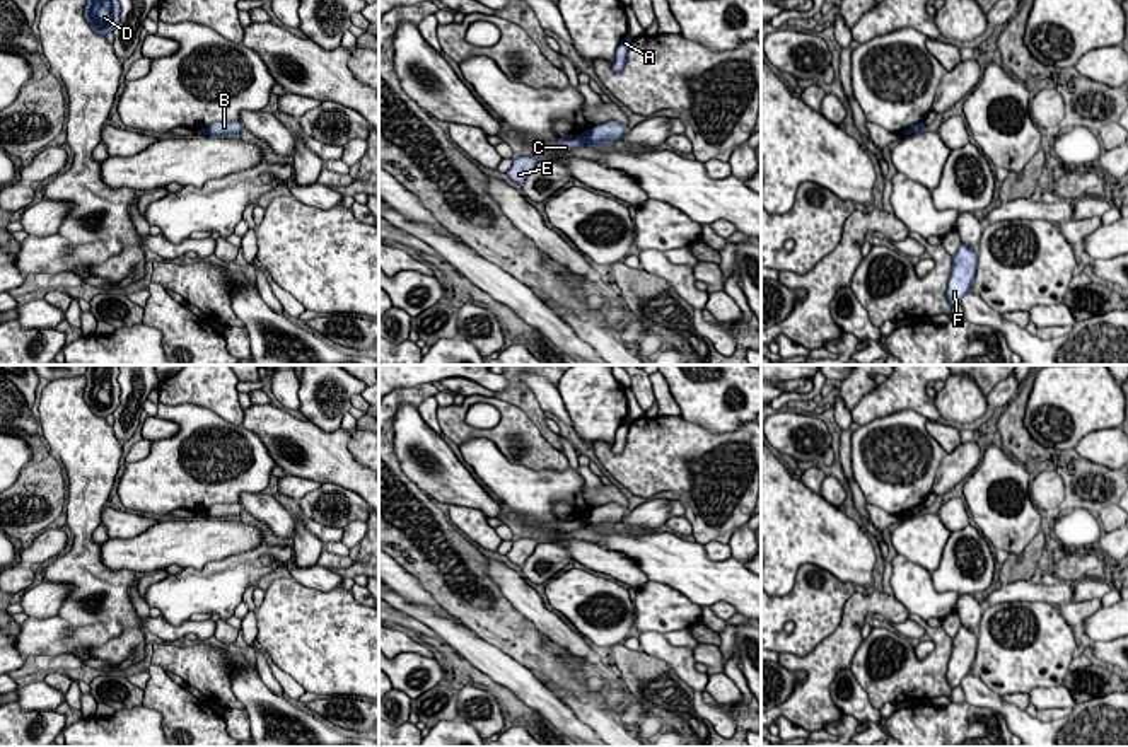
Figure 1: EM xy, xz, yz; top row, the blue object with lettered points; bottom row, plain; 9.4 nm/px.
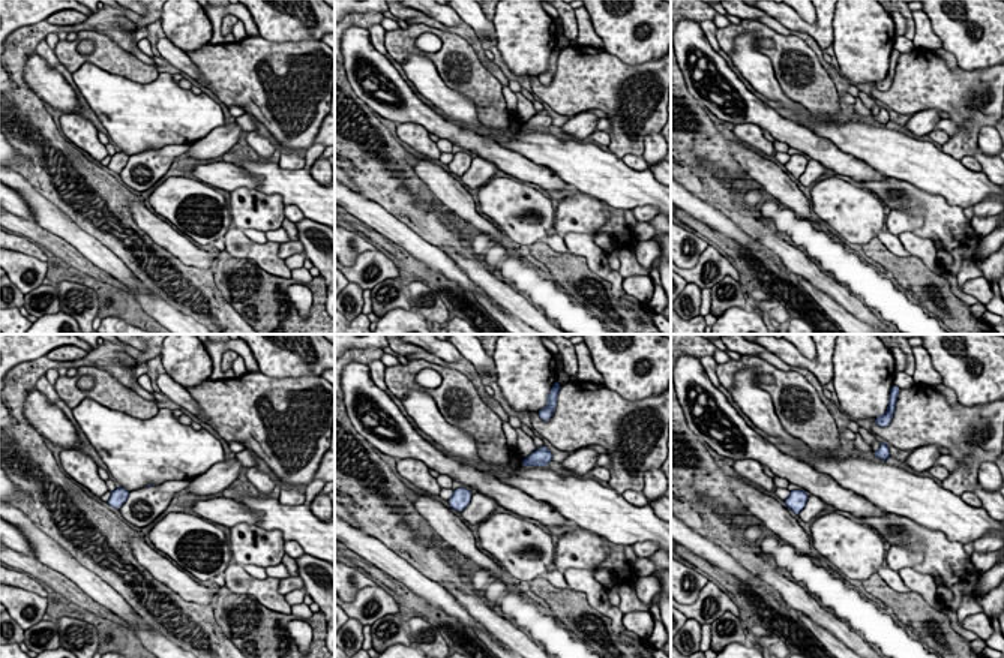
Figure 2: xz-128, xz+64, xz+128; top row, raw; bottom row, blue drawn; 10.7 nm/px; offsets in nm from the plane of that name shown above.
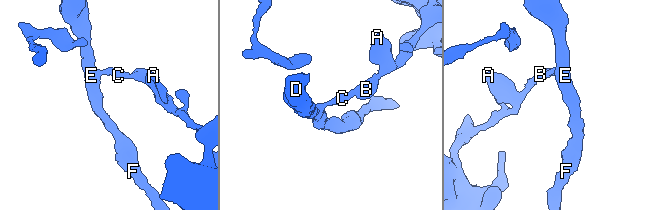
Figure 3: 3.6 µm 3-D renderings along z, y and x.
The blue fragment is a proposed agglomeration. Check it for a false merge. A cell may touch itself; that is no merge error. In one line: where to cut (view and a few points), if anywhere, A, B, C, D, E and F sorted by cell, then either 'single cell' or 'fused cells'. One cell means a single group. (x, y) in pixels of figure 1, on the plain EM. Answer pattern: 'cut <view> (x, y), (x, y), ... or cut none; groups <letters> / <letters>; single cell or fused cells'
cut xz (591, 512), (586, 526); groups A B / C D E F; fused cells

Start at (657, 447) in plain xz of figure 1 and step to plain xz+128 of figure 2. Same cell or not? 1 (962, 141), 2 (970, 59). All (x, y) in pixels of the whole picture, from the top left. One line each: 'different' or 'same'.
1: same
2: different

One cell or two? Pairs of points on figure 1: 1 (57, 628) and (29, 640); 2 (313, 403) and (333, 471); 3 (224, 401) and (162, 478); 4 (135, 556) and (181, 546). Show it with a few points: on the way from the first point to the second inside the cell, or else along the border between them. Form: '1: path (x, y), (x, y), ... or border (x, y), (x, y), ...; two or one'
1: path (50, 635), (36, 636); one
2: border (306, 418), (325, 430), (337, 430), (340, 427); two
3: border (174, 405), (202, 405), (222, 418), (241, 425); two
4: path (147, 553), (159, 546), (169, 546); one

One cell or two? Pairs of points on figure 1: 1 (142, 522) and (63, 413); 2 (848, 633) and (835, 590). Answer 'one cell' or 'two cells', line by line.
1: two cells
2: two cells

